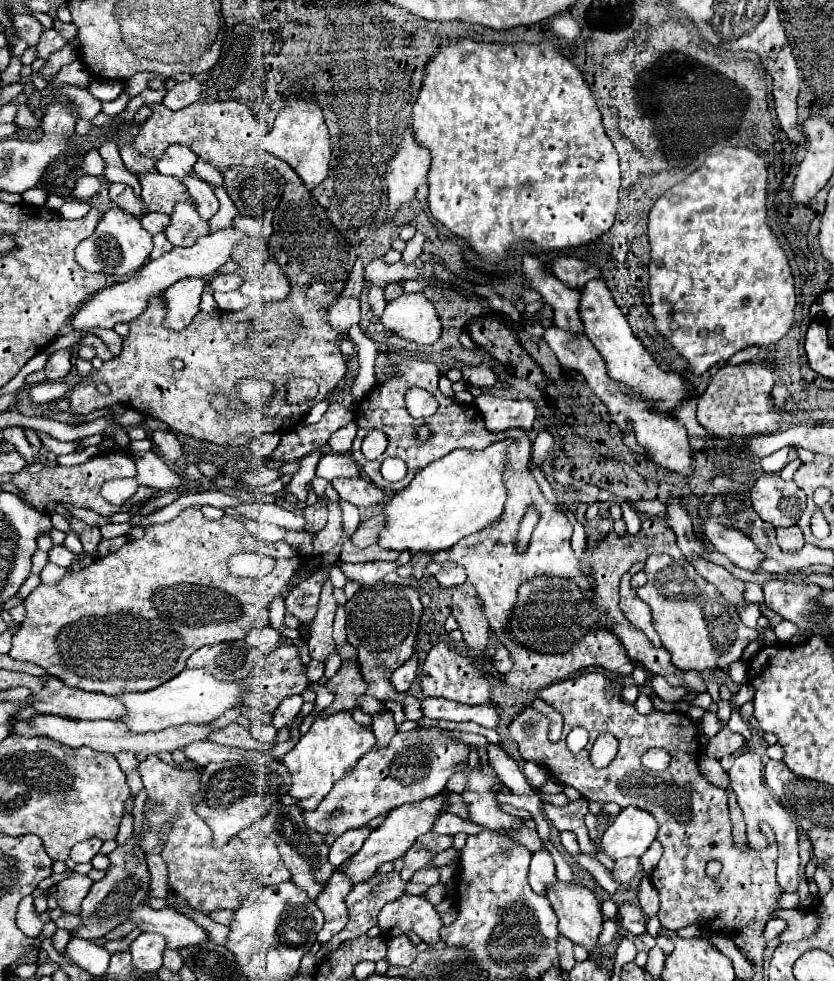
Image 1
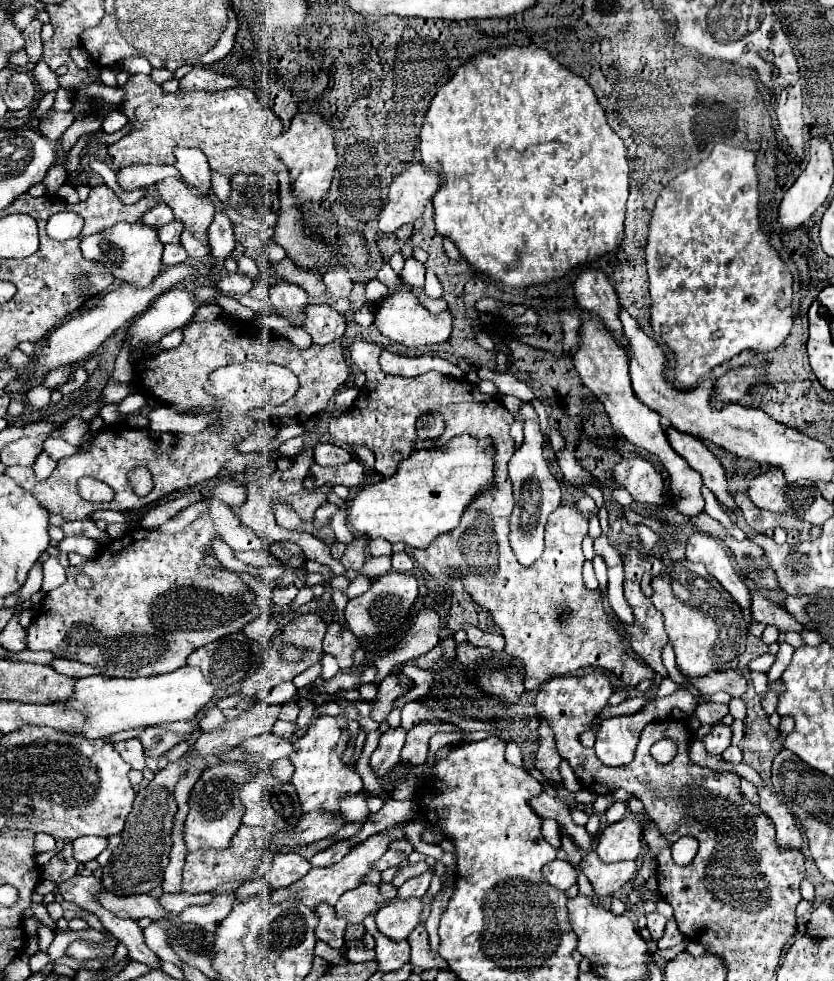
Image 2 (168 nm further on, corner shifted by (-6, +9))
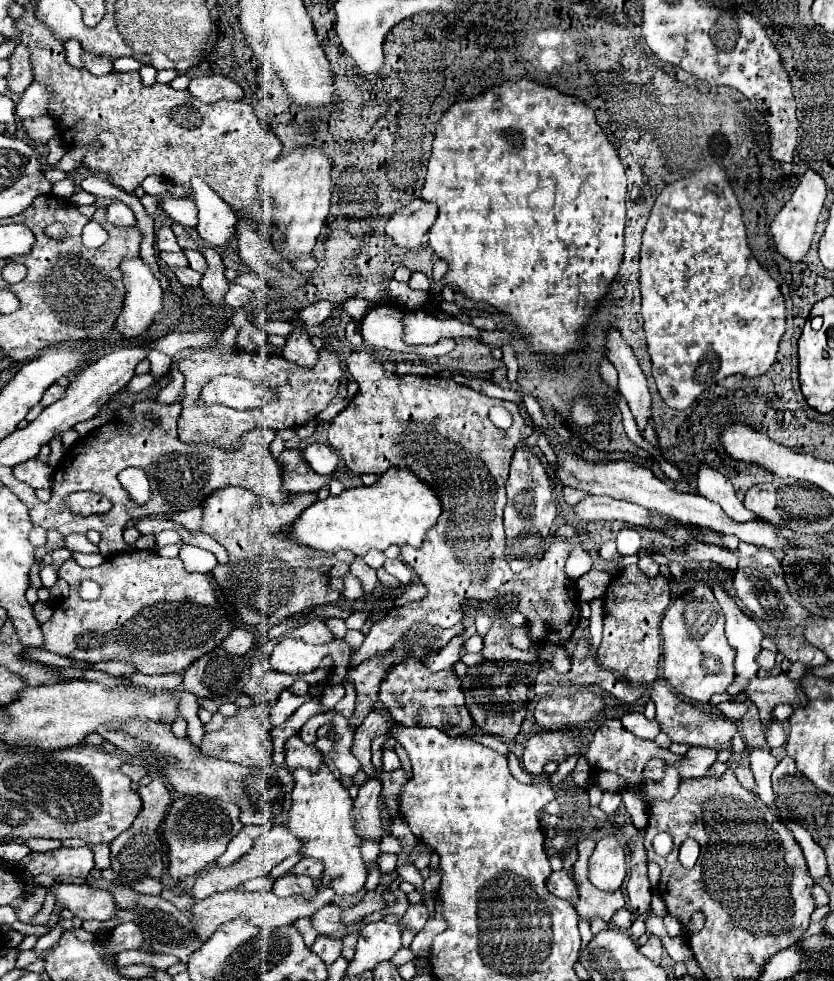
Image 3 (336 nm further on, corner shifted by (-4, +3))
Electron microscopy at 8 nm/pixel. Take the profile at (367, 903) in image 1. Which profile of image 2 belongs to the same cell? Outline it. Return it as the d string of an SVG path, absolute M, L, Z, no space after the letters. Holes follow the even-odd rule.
M361 884L353 890L347 890L339 900L337 900L337 914L345 916L347 922L357 924L363 922L367 916L373 916L379 912L383 904L383 896L379 892L379 884Z

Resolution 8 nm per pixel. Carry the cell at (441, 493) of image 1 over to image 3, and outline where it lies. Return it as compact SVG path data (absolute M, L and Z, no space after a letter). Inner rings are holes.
M389 468L385 474L377 476L377 482L371 486L349 488L339 496L327 496L325 500L313 502L281 536L315 550L349 550L355 556L365 556L371 548L383 552L391 544L419 548L423 544L423 534L439 516L441 500L425 482L411 470Z

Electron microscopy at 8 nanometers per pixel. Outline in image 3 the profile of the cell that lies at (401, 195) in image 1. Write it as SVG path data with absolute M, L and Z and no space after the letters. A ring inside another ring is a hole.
M413 200L413 208L401 208L385 224L387 236L403 250L417 250L427 242L427 232L437 218L437 206Z

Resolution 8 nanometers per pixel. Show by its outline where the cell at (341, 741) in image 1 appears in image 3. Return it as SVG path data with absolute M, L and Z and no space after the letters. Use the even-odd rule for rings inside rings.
M321 766L317 774L305 768L295 772L295 788L291 794L291 810L287 828L301 840L301 856L323 862L323 878L319 888L331 888L339 896L355 896L365 888L367 864L361 856L361 838L355 834L355 818L351 814L353 800L345 786L337 784L337 778L327 766Z

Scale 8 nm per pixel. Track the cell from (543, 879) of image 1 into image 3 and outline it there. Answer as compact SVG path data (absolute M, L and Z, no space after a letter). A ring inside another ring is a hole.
M561 870L561 872L553 872L551 878L547 880L547 888L549 888L549 892L551 892L553 896L567 900L571 906L575 906L577 900L579 900L575 882L569 878L569 874L567 874L565 870Z

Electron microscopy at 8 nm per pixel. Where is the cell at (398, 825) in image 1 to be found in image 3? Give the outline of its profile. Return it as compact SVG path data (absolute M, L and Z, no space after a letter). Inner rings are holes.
M231 890L231 892L223 892L223 894L213 894L205 900L197 900L191 906L191 924L197 928L197 936L201 936L201 940L207 940L221 924L235 920L235 918L243 918L249 920L249 924L257 926L257 928L279 928L285 924L291 924L299 918L309 918L313 916L319 908L323 908L325 904L329 904L333 900L333 892L331 890L319 890L319 894L311 900L305 902L301 896L289 896L289 898L277 898L273 892L241 892L241 890Z

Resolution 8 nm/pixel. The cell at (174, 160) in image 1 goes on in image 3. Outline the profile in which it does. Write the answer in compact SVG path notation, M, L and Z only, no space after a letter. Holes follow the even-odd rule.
M201 178L191 180L195 204L199 210L197 232L211 248L229 248L235 238L235 214Z

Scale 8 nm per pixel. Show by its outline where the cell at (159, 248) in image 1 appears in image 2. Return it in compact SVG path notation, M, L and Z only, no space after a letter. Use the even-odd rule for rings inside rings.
M165 244L165 250L163 250L163 264L177 264L177 262L183 262L187 256L187 252L181 248L181 246L175 246L175 244Z

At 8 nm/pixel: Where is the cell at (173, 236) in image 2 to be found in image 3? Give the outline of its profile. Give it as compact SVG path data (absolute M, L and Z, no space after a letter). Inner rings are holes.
M159 252L159 258L173 270L173 268L187 268L187 260L183 252L171 254L171 252Z

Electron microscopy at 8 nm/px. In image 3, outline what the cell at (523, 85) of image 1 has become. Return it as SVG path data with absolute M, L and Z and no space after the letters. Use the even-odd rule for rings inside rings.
M531 80L519 82L505 82L501 88L491 88L485 94L453 104L437 124L435 140L433 140L433 154L427 166L427 182L423 186L423 200L437 204L439 216L429 230L429 246L435 252L435 258L447 262L447 274L443 278L445 284L459 290L465 298L473 302L485 302L499 312L503 312L509 322L515 324L519 334L523 334L531 350L535 354L545 356L547 364L555 364L555 358L563 358L572 350L583 349L580 340L581 332L585 330L589 318L595 314L595 308L607 296L609 284L615 280L619 272L619 264L623 260L623 228L625 228L625 176L623 164L617 156L615 146L607 140L601 132L599 124L595 122L593 110L575 96L565 96L555 88L541 86Z

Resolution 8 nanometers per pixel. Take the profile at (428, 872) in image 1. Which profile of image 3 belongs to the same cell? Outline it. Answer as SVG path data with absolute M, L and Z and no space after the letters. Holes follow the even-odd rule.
M415 904L415 906L409 906L407 914L399 920L399 926L401 926L401 930L407 928L407 930L411 930L413 934L419 934L419 932L423 930L423 926L425 926L427 920L429 920L427 908L425 908L423 904Z

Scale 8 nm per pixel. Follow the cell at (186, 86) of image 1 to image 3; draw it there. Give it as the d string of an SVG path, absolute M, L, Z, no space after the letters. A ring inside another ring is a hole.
M210 75L193 78L189 83L189 92L201 102L217 102L217 100L241 100L243 88L223 75Z

